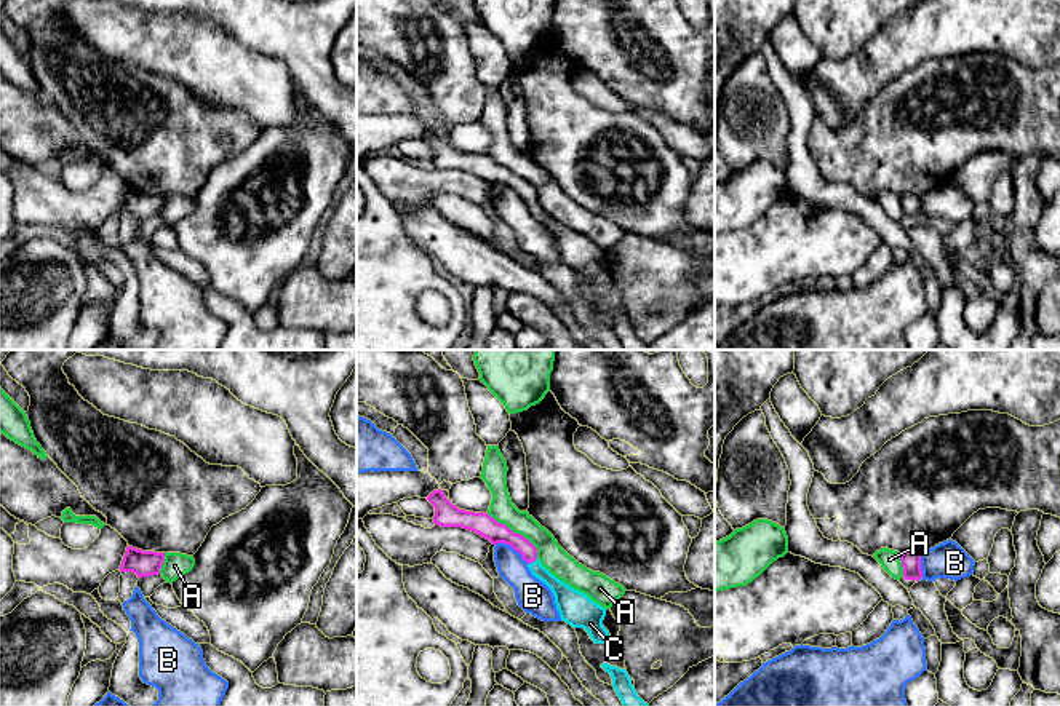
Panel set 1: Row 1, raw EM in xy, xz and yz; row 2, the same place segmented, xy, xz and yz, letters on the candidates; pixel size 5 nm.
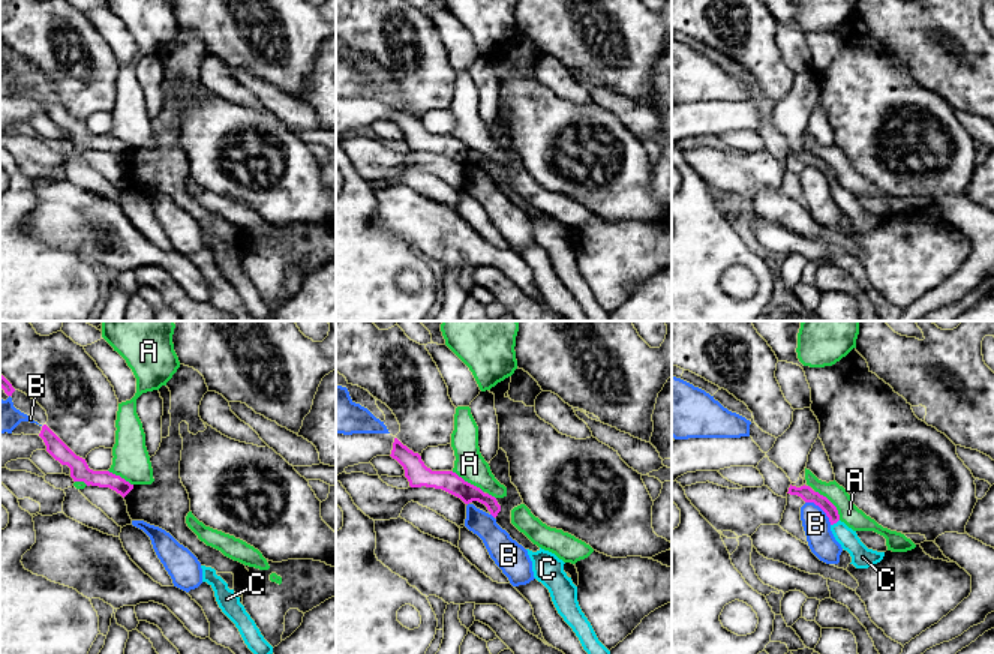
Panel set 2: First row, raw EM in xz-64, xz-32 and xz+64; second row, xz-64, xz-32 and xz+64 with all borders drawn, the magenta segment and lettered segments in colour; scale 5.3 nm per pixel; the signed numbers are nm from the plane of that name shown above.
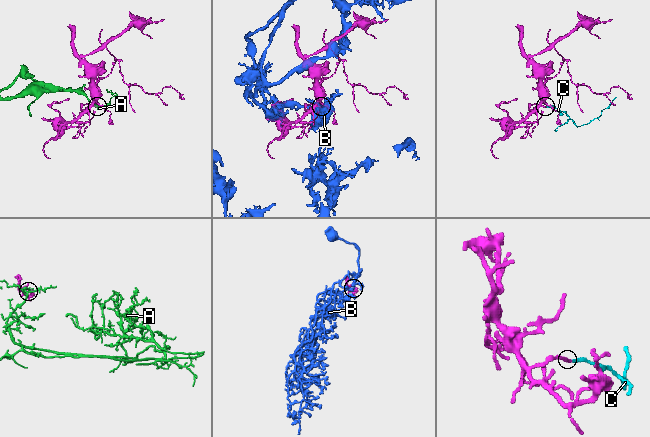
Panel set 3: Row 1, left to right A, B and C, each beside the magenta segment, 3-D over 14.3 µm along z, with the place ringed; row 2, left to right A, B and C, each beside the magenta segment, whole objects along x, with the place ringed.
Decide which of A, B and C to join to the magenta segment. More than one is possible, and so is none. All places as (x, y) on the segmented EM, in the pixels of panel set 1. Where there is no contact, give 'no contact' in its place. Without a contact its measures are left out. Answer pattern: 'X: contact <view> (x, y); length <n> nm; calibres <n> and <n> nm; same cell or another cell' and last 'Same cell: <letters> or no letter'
A: contact xz (517, 534); length 340 nm; calibres 110 and 140 nm; another cell
B: contact xz (512, 547); length 190 nm; calibres 110 and 160 nm; another cell
C: contact xz (531, 561); length 60 nm; calibres 110 and 110 nm; same cell
Same cell: C

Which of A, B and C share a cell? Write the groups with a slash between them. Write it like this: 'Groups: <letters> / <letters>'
Groups: A / B / C

